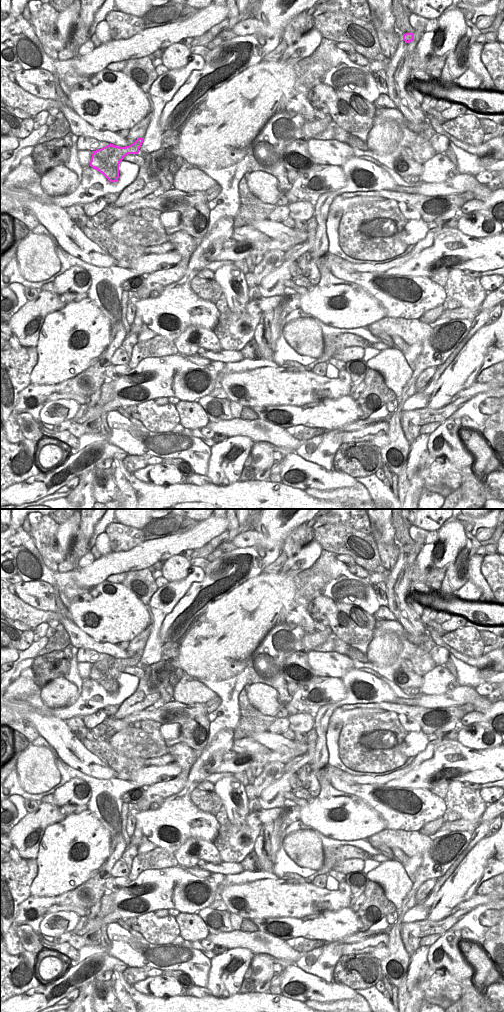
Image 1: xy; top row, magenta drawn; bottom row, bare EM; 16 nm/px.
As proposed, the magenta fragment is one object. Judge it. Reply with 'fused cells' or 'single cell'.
fused cells

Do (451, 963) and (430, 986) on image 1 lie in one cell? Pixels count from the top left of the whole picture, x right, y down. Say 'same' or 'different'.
different

